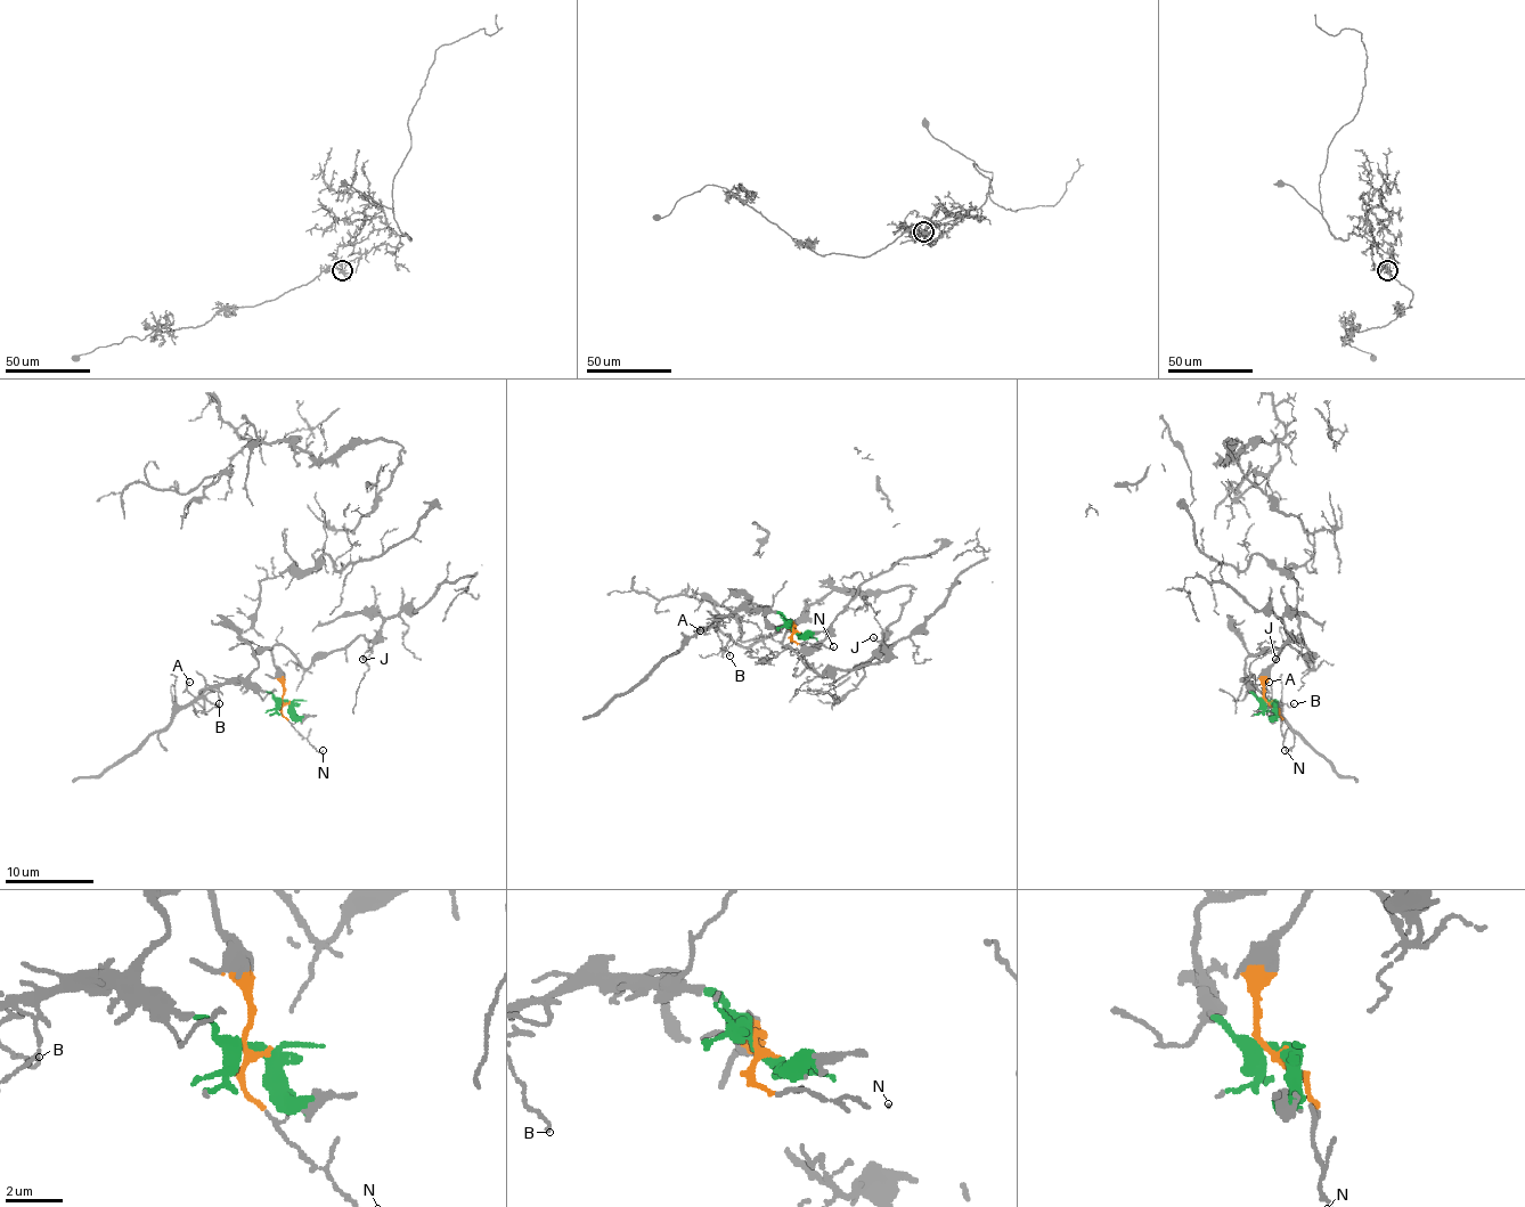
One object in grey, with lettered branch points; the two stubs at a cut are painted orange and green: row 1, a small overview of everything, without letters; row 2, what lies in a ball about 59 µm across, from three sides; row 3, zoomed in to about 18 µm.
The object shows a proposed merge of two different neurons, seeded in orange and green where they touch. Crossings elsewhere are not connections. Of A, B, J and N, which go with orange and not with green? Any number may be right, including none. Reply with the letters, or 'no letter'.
J, N

